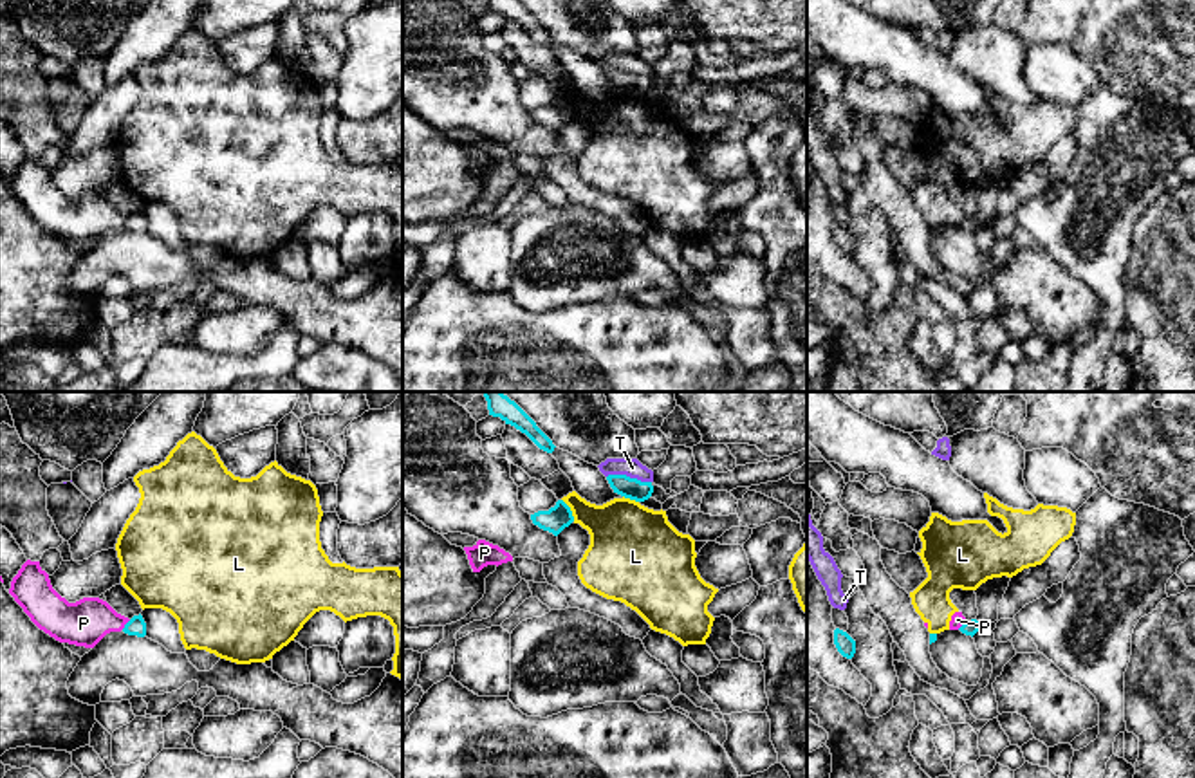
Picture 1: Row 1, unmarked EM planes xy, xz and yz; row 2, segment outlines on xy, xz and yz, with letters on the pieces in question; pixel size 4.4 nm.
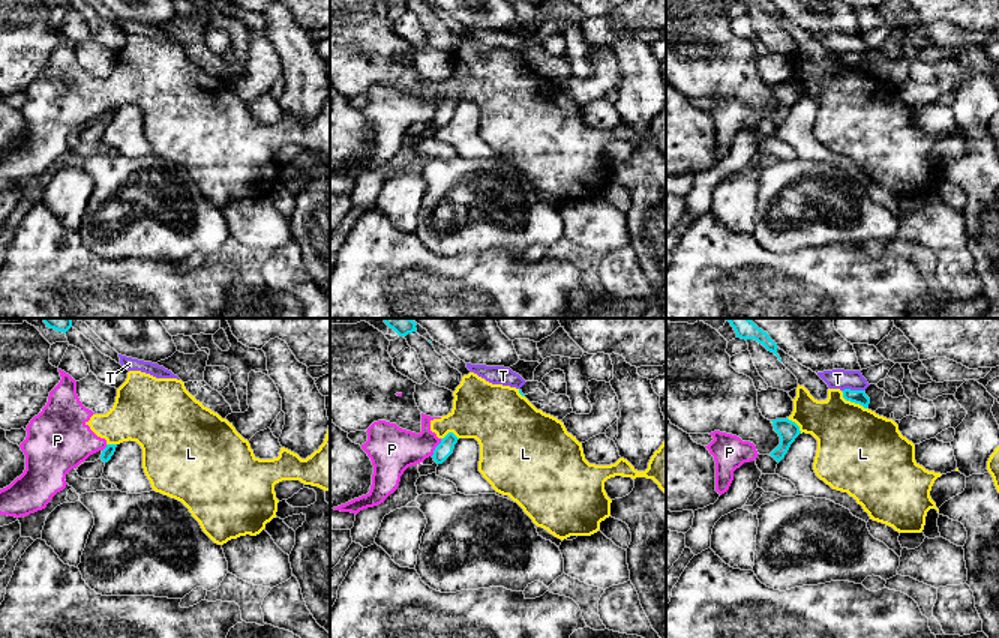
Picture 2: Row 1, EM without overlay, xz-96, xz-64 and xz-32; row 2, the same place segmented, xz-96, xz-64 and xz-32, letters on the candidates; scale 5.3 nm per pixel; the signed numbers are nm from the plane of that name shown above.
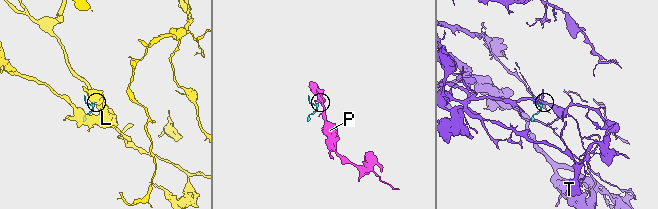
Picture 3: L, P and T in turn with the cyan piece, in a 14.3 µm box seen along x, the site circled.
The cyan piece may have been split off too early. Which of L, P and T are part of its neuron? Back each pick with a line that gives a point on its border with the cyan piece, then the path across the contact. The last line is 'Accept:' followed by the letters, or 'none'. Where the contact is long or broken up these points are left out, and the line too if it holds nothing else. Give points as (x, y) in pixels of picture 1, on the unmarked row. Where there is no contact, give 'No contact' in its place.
Accept: none

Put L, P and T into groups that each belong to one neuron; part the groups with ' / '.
L P / T

